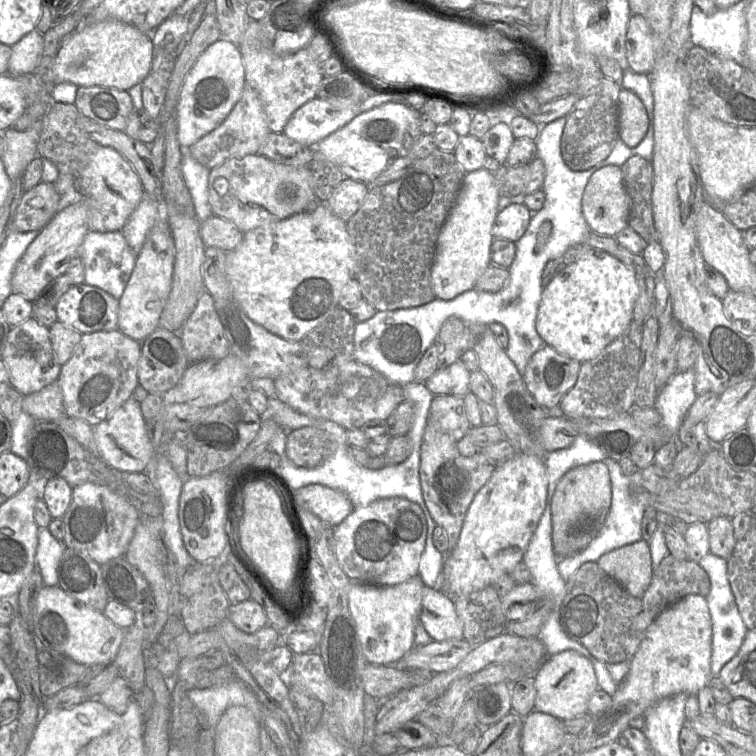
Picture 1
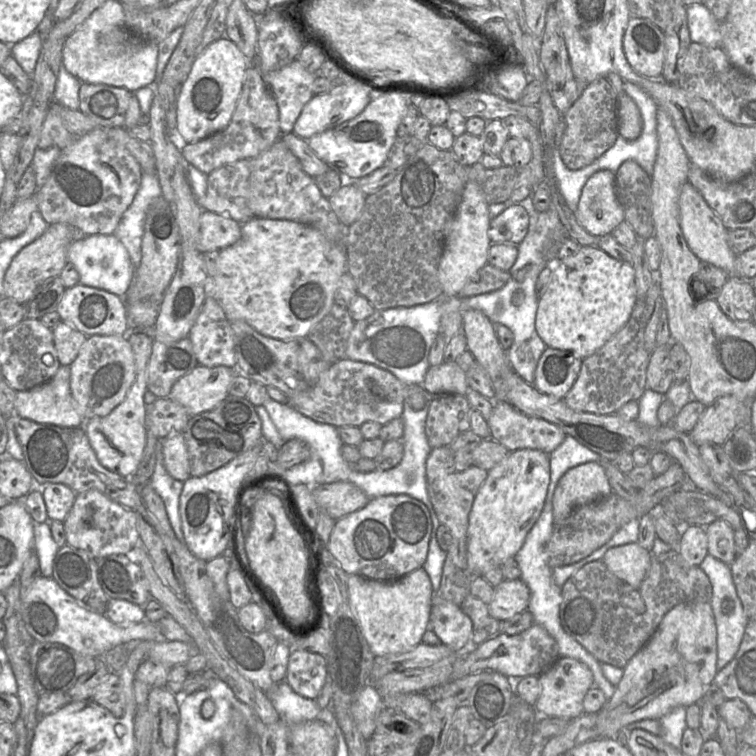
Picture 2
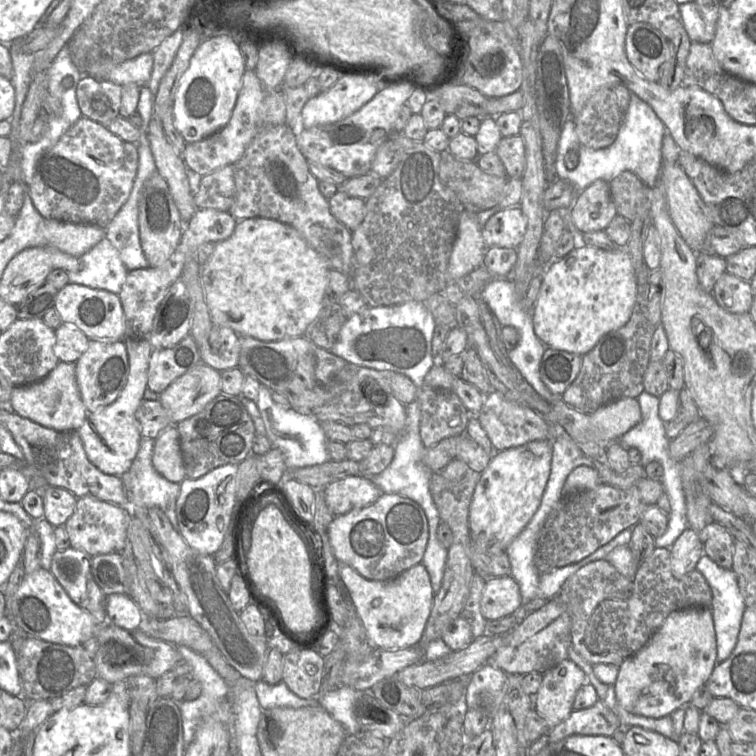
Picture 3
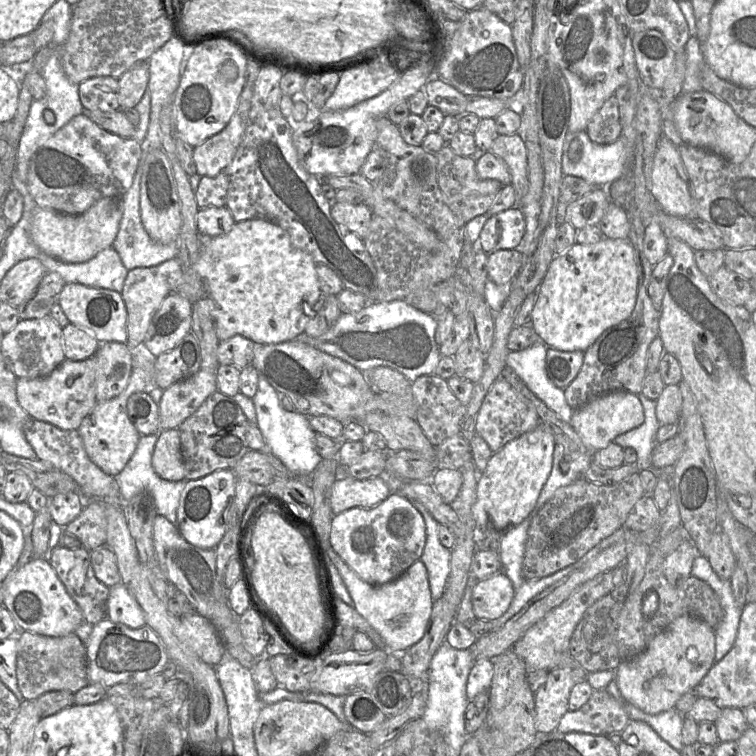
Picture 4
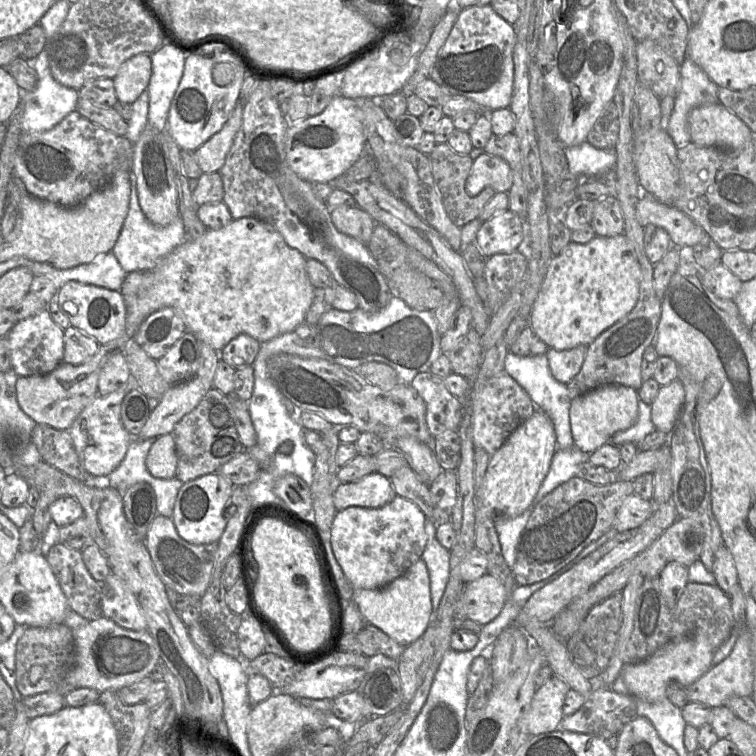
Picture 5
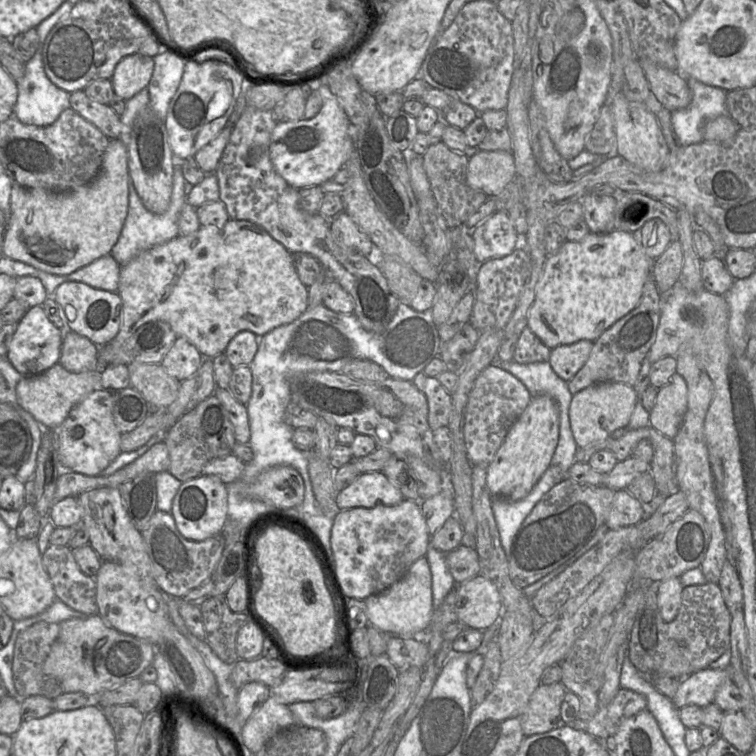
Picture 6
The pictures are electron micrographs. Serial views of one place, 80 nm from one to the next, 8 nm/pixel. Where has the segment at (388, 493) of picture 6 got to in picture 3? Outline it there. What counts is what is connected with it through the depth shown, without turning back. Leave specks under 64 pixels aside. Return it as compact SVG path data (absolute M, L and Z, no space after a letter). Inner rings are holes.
M348 476L323 488L326 505L333 516L373 504L383 494L367 476Z

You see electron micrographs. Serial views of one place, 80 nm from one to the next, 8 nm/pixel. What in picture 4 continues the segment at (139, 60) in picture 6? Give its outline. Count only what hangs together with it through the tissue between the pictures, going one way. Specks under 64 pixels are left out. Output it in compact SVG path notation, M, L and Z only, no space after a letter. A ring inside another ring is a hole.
M138 63L118 78L119 110L135 108L142 99L149 80L147 63Z

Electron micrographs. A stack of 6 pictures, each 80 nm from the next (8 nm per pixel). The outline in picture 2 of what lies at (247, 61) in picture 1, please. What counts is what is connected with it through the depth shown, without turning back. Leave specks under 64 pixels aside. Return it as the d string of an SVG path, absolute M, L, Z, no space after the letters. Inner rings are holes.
M297 59L279 70L262 73L263 81L277 102L282 134L293 133L303 107L314 96L315 77Z

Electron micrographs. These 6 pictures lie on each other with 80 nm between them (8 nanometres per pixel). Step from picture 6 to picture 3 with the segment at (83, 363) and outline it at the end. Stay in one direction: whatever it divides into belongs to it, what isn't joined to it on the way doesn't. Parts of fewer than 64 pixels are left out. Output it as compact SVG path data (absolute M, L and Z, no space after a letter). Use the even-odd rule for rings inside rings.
M64 323L55 330L55 335L55 355L60 362L76 363L90 341L78 328Z

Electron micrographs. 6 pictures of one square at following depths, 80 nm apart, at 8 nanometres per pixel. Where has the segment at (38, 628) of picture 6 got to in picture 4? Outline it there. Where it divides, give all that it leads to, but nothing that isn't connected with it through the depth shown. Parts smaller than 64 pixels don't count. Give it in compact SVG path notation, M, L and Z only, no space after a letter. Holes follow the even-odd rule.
M20 630L17 640L16 675L24 699L36 700L51 691L75 693L90 683L86 646L75 633L52 637Z

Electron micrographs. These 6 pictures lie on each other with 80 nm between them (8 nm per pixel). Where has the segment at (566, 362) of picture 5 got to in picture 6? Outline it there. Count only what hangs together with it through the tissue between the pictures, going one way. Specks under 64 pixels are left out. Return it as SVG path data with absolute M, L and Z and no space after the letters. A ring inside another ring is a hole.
M580 340L552 349L549 358L552 369L561 379L570 381L588 360L593 344L590 340Z

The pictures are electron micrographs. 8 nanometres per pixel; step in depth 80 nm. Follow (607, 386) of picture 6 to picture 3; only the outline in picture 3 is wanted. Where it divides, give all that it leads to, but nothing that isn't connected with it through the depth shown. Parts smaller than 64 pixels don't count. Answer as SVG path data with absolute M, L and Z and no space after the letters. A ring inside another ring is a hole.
M621 398L592 412L591 419L609 441L618 441L640 423L640 405L636 398Z

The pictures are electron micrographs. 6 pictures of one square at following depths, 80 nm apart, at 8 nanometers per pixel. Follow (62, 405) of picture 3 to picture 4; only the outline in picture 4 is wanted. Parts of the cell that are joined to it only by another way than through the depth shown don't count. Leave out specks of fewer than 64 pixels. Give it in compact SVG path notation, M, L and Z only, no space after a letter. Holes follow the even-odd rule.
M95 357L82 361L64 360L48 376L16 379L19 405L33 419L49 423L62 430L77 430L82 420L96 405Z

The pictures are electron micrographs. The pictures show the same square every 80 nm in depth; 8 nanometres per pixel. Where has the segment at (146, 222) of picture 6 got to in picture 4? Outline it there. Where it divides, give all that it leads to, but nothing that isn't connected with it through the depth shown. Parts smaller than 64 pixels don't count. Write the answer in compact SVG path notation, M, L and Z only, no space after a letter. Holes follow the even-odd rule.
M140 164L136 170L133 183L126 194L121 198L123 214L119 225L118 233L111 247L118 253L123 265L127 270L141 267L157 266L167 260L173 259L178 255L178 241L168 244L154 242L146 232L140 218Z

